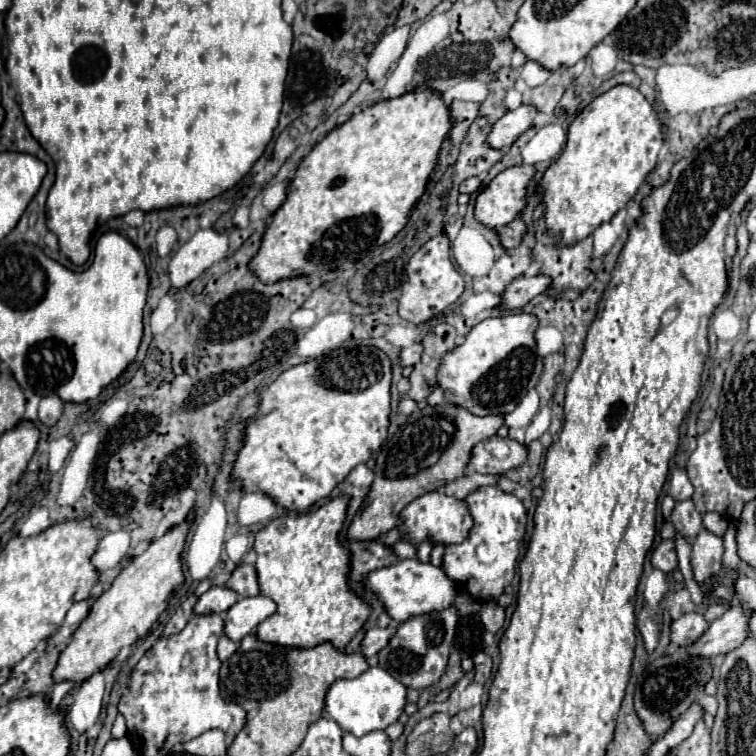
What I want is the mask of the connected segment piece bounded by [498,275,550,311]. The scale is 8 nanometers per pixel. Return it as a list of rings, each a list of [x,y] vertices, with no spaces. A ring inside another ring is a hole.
[[[536,275],[536,277],[518,277],[504,289],[502,293],[502,303],[498,309],[522,309],[530,299],[536,295],[544,293],[550,287],[550,279],[546,275]]]

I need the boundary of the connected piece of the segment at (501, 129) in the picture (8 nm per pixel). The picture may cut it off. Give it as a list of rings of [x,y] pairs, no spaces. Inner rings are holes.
[[[520,105],[514,111],[506,111],[490,129],[486,145],[492,149],[508,149],[524,131],[530,129],[532,119],[536,117],[536,107]]]

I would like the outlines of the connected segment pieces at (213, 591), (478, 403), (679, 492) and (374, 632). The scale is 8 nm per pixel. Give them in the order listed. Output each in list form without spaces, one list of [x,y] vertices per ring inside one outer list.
[[[224,585],[220,587],[210,587],[204,595],[198,597],[194,613],[198,615],[208,615],[208,613],[226,613],[234,603],[236,603],[236,593],[226,589]]]
[[[512,313],[506,317],[484,319],[474,325],[466,341],[440,359],[436,381],[444,389],[450,405],[460,405],[474,415],[508,415],[522,397],[536,387],[542,375],[542,357],[536,353],[534,331],[538,319],[528,313]]]
[[[674,467],[672,473],[670,473],[670,489],[668,493],[674,497],[674,501],[686,501],[692,497],[694,493],[694,487],[692,483],[688,481],[688,473],[684,467]]]
[[[374,627],[374,629],[368,629],[364,639],[362,639],[362,643],[360,643],[360,653],[366,659],[374,659],[378,655],[378,651],[390,641],[392,635],[394,635],[394,627],[386,627],[386,629]]]

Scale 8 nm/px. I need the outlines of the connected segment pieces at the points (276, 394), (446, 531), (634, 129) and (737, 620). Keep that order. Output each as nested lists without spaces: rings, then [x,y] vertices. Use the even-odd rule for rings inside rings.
[[[356,347],[356,349],[336,349],[330,353],[330,357],[322,357],[320,361],[306,361],[302,365],[296,365],[296,367],[290,367],[288,371],[280,373],[280,377],[270,383],[268,387],[264,387],[258,397],[258,409],[252,417],[248,417],[244,421],[244,441],[242,441],[242,447],[238,449],[238,455],[236,455],[236,461],[232,463],[232,473],[230,477],[232,479],[238,479],[242,481],[242,491],[244,493],[264,493],[268,495],[276,505],[282,505],[284,509],[290,509],[290,511],[306,511],[308,507],[312,507],[318,499],[324,499],[332,493],[332,489],[344,481],[344,477],[360,463],[366,463],[378,449],[380,445],[384,443],[386,439],[386,433],[388,433],[388,417],[390,417],[390,383],[392,383],[392,371],[390,371],[390,359],[380,351],[380,349],[374,349],[374,347]]]
[[[432,491],[426,493],[422,497],[416,497],[416,501],[412,501],[410,505],[406,505],[400,513],[400,535],[404,541],[412,543],[414,547],[418,547],[422,541],[428,541],[430,545],[456,545],[460,541],[464,541],[464,537],[468,537],[470,529],[472,529],[472,517],[468,513],[468,505],[456,497],[448,497],[444,493]]]
[[[616,85],[610,91],[598,95],[570,123],[568,141],[562,155],[550,163],[550,167],[538,181],[538,193],[542,195],[542,203],[546,205],[546,229],[562,245],[574,245],[588,237],[598,225],[610,221],[626,205],[626,201],[636,195],[646,175],[656,167],[662,143],[662,123],[658,121],[658,113],[638,89],[630,85]]]
[[[730,607],[722,617],[712,621],[704,631],[700,641],[694,641],[686,647],[688,655],[694,657],[716,657],[726,655],[736,649],[748,635],[748,617],[740,607]]]

